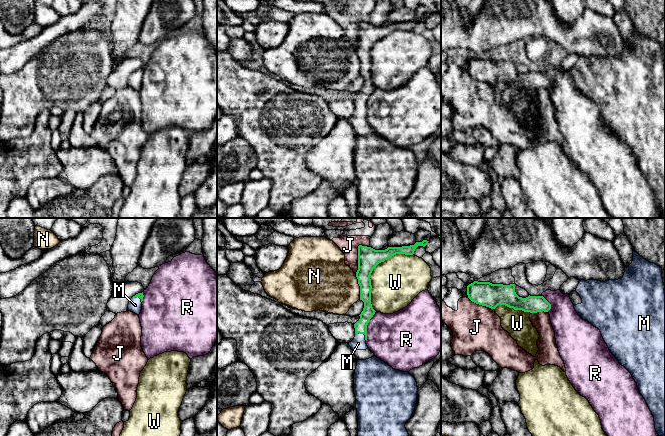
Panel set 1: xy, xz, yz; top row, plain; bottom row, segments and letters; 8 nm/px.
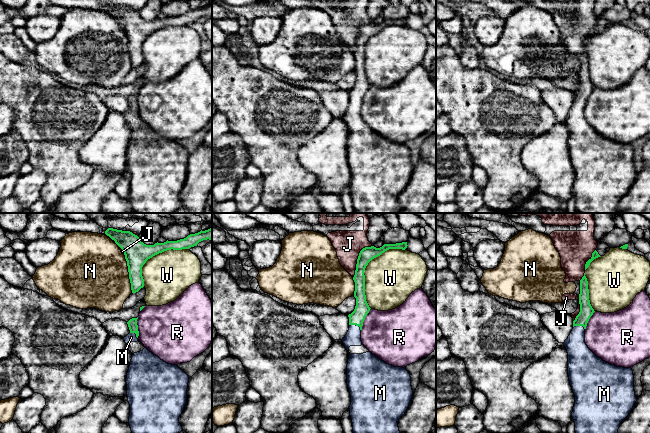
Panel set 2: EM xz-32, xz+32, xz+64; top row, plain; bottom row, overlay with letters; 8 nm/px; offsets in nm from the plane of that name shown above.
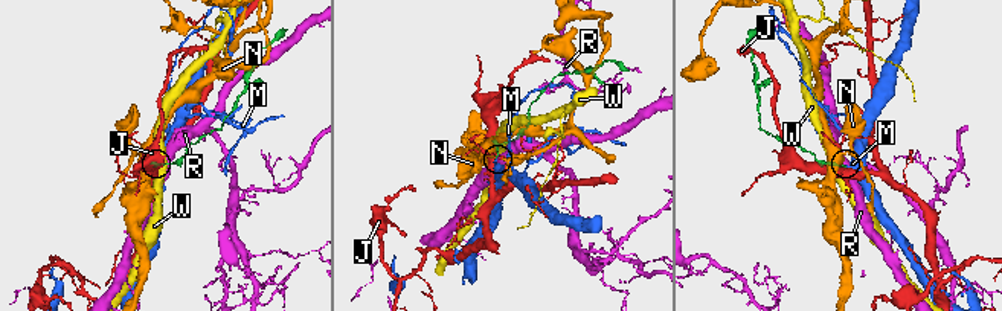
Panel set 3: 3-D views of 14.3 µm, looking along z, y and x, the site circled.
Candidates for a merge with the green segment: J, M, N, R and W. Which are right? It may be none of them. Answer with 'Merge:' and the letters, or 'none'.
Merge: M

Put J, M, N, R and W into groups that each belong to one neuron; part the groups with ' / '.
J / M / N / R / W

